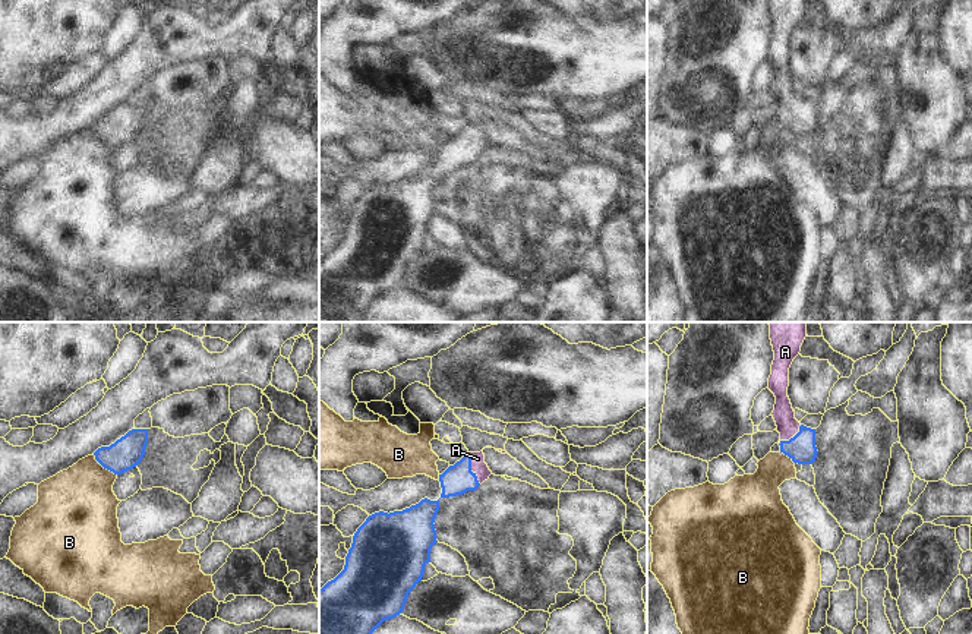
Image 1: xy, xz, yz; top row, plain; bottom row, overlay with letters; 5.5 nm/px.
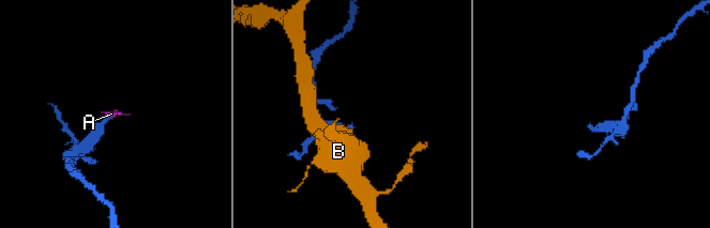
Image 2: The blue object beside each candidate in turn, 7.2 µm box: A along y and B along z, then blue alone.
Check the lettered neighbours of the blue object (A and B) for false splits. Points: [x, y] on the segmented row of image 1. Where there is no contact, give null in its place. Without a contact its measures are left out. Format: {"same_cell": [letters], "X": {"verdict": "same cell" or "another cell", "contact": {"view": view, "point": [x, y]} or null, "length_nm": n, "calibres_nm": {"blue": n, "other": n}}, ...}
{"same_cell": ["A"], "A": {"verdict": "same cell", "contact": {"view": "xz", "point": [470, 469]}, "length_nm": 180, "calibres_nm": {"blue": 170, "other": 80}}, "B": {"verdict": "another cell", "contact": {"view": "xy", "point": [104, 467]}, "length_nm": 180, "calibres_nm": {"blue": 180, "other": 400}}}

